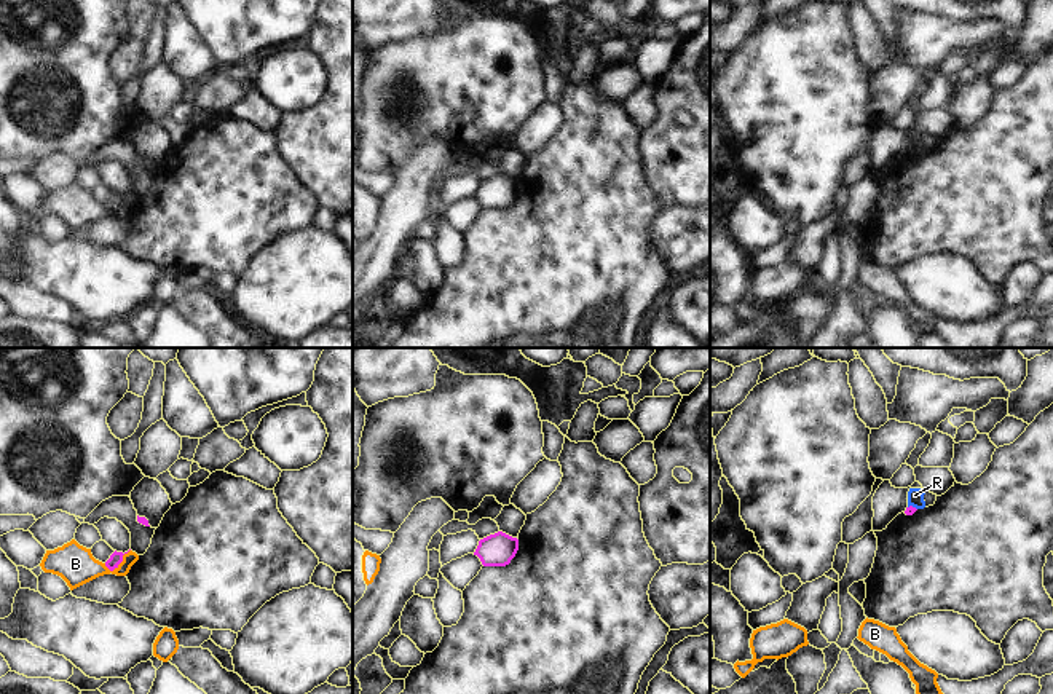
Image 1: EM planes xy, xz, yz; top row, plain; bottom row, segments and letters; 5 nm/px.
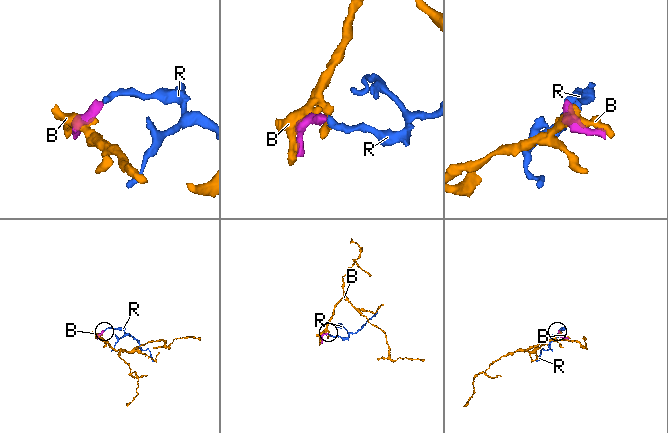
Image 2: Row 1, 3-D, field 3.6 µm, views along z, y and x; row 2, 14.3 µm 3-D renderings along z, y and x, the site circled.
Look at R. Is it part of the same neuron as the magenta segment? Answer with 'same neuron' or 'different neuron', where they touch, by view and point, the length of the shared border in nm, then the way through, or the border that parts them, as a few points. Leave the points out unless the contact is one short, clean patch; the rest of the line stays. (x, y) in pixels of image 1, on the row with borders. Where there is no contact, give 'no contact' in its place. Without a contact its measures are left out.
different neuron; contact yz (911, 506); length 50 nm; border yz (908, 506), (916, 509)

